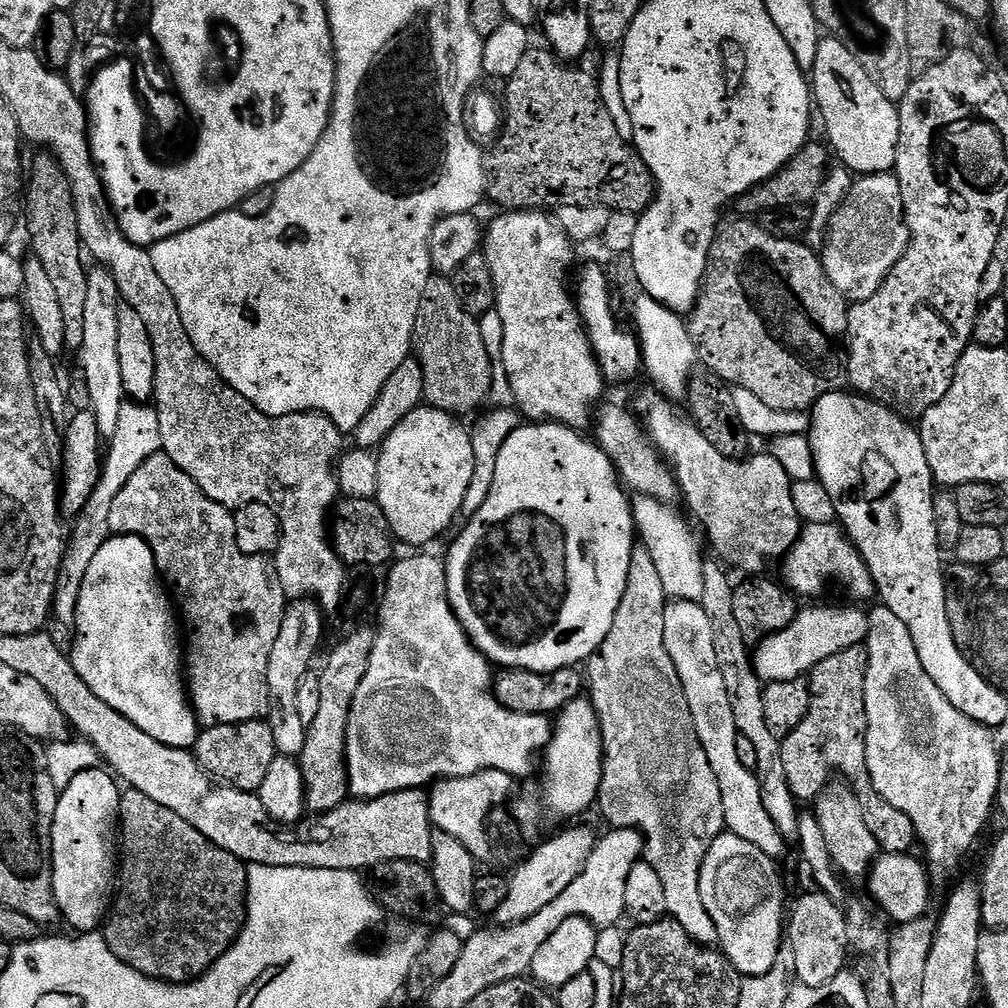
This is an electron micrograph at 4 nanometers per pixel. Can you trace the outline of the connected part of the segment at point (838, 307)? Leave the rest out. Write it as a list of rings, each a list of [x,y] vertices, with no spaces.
[[[748,218],[733,219],[733,224],[725,223],[719,229],[716,241],[712,243],[712,249],[706,262],[704,280],[700,284],[700,296],[696,300],[696,307],[687,317],[688,333],[696,347],[699,363],[707,371],[713,372],[718,378],[731,384],[733,389],[741,388],[755,395],[765,406],[770,406],[778,411],[796,411],[807,413],[822,398],[831,392],[841,391],[848,384],[848,346],[846,337],[848,334],[848,310],[850,302],[830,282],[830,278],[824,269],[823,259],[808,244],[800,240],[787,240],[770,234],[764,228],[763,223],[753,222]]]

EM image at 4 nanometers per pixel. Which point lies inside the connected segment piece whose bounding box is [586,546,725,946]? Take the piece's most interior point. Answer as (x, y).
(656, 779)

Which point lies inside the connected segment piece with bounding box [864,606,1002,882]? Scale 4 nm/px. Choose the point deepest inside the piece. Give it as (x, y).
(925, 757)

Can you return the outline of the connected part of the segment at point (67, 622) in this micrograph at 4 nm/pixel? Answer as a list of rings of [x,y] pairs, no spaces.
[[[125,402],[122,410],[119,411],[117,429],[109,439],[110,448],[106,450],[106,455],[101,467],[99,484],[95,487],[94,493],[86,502],[78,521],[73,524],[74,532],[69,535],[64,558],[61,564],[59,582],[56,584],[56,594],[53,600],[53,617],[62,625],[73,627],[76,623],[78,606],[78,595],[81,593],[82,580],[86,576],[86,570],[97,554],[111,537],[109,530],[110,509],[114,504],[114,499],[123,486],[129,482],[131,475],[142,466],[146,458],[150,458],[154,453],[163,451],[162,432],[158,423],[158,416],[155,407],[143,405],[135,402]]]

